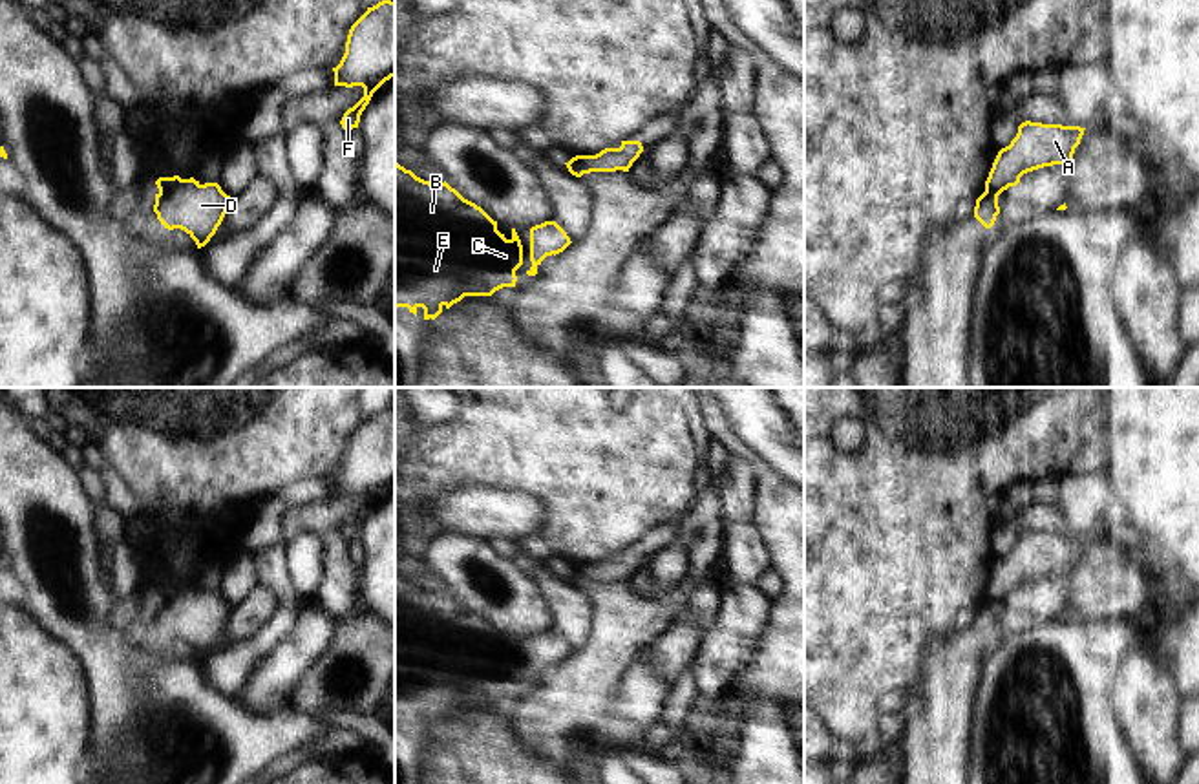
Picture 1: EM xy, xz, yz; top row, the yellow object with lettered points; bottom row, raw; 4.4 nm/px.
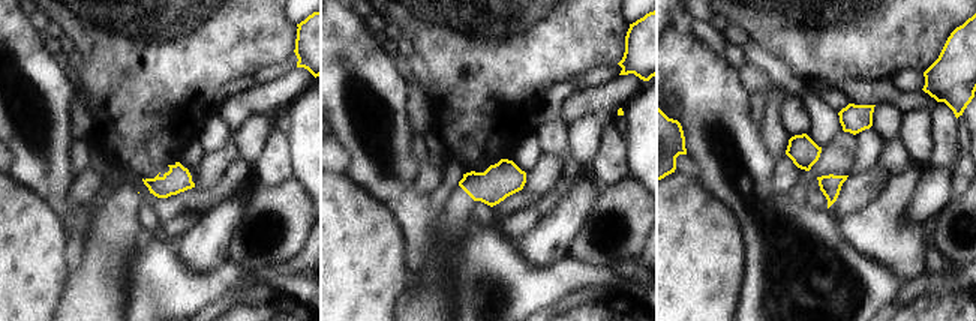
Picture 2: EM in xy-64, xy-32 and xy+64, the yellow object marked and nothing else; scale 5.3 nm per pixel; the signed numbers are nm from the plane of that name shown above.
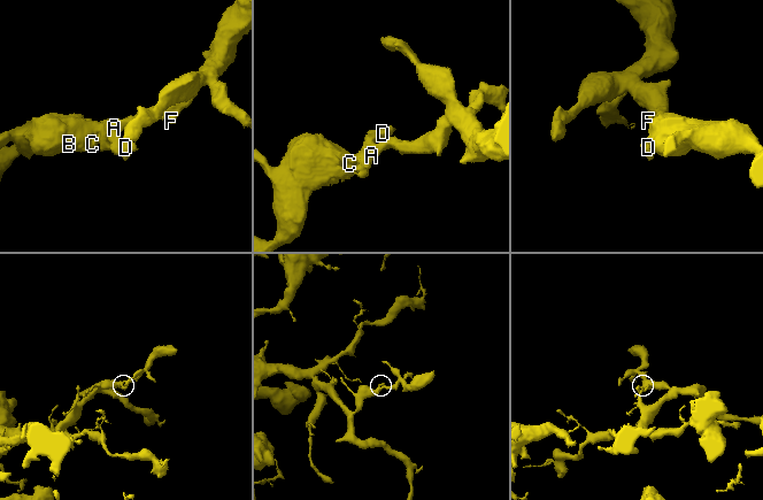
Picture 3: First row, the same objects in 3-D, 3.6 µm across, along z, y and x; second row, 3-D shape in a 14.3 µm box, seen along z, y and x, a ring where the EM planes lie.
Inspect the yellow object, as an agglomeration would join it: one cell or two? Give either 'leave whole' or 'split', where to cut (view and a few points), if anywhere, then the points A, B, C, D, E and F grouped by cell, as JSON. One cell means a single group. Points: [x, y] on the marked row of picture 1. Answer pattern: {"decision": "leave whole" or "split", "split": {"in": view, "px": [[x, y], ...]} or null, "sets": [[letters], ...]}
{"decision": "split", "split": {"in": "xy", "px": [[181, 180], [159, 192]]}, "sets": [["A", "B", "C", "E", "F"], ["D"]]}

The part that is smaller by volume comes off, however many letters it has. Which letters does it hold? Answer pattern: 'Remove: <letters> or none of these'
Remove: D

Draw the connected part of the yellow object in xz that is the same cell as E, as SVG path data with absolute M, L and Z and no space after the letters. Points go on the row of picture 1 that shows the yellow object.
M395 163L395 311L408 307L417 316L424 309L424 320L435 320L442 309L450 309L464 296L492 296L503 287L515 287L515 270L523 265L523 245L512 228L512 238L497 230L481 207L464 199L455 188L444 183L430 183Z

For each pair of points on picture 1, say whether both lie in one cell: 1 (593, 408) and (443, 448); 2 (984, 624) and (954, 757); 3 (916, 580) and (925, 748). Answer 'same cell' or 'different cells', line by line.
1: same cell
2: same cell
3: different cells

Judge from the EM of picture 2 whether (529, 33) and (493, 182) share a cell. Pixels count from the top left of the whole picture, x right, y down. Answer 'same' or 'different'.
different

